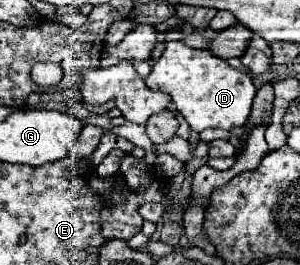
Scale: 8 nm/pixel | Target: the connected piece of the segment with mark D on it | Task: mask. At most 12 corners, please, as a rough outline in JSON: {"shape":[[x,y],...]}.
{"shape":[[167,42],[145,84],[193,132],[249,118],[255,86],[207,50]]}

